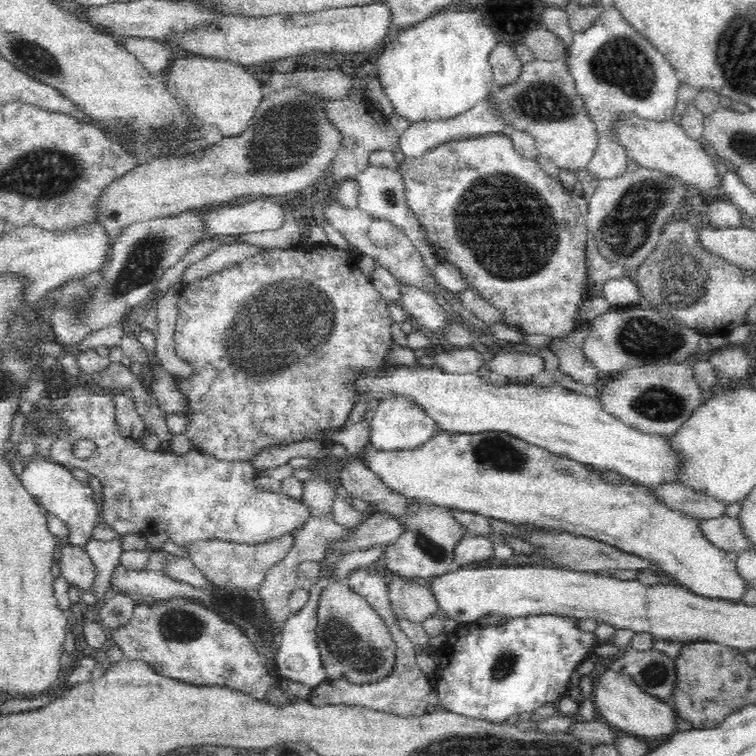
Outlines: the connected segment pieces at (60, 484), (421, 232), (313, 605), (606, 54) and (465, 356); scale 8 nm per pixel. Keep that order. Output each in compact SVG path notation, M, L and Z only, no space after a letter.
M35 456L34 461L26 464L25 467L20 479L33 501L47 514L63 520L70 527L66 542L84 549L87 540L92 538L93 528L102 520L101 513L96 511L94 499L92 499L92 489L74 478L70 469L52 463L48 458Z
M372 166L366 167L358 176L358 183L360 183L360 196L358 198L357 206L364 212L367 212L374 220L386 220L399 226L406 236L412 240L416 245L416 249L422 253L426 265L430 269L434 269L440 260L431 244L426 238L426 231L416 218L414 211L408 207L406 200L406 185L404 185L404 175L399 169L390 170L386 168L376 168Z
M330 549L325 551L324 556L319 561L319 564L323 566L323 575L308 591L308 602L306 606L300 612L291 615L286 620L284 630L282 630L282 634L280 635L278 654L276 654L275 658L275 666L280 678L288 678L292 683L302 683L312 688L328 679L326 667L322 665L322 659L320 658L318 633L316 633L316 628L318 628L318 600L320 600L322 592L330 584L338 581L336 579L336 572L338 572L338 564L344 560L344 555L344 551L330 551Z
M610 4L606 5L598 20L590 28L573 34L573 41L568 45L567 61L577 91L586 105L586 110L589 111L592 122L597 127L598 146L596 152L594 151L594 158L591 158L587 164L586 172L590 178L595 178L599 183L602 180L616 180L632 172L630 166L633 162L632 157L628 156L628 149L620 141L615 140L618 120L624 114L635 114L642 120L656 122L672 120L681 82L673 74L664 55L658 52L639 31L630 26L630 23L624 20L622 13Z
M478 349L451 350L435 357L437 367L448 374L477 374L485 366L484 354Z

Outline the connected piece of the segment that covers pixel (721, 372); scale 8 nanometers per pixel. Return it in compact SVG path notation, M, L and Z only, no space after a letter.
M723 346L711 354L710 363L717 369L719 378L730 379L738 384L751 372L751 360L749 352L742 346Z

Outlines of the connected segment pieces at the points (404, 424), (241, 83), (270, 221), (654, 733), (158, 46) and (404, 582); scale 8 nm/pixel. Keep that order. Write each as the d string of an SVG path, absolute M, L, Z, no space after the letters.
M393 397L380 403L370 425L369 444L380 450L416 450L430 442L438 432L434 420L404 397Z
M196 54L174 62L167 86L199 122L218 127L224 137L236 137L246 131L264 95L261 82L244 65Z
M266 198L244 205L218 205L206 212L206 223L212 236L256 234L266 230L278 230L284 224L287 209Z
M606 665L597 672L593 700L602 713L602 720L619 733L643 738L655 745L658 740L669 740L678 732L677 714L668 702L642 690L630 675L614 672Z
M126 37L123 46L136 56L150 74L155 75L165 68L173 53L170 43L153 38Z
M391 576L388 579L389 599L394 614L402 619L423 624L426 618L438 612L438 603L429 588L418 585L414 580Z

